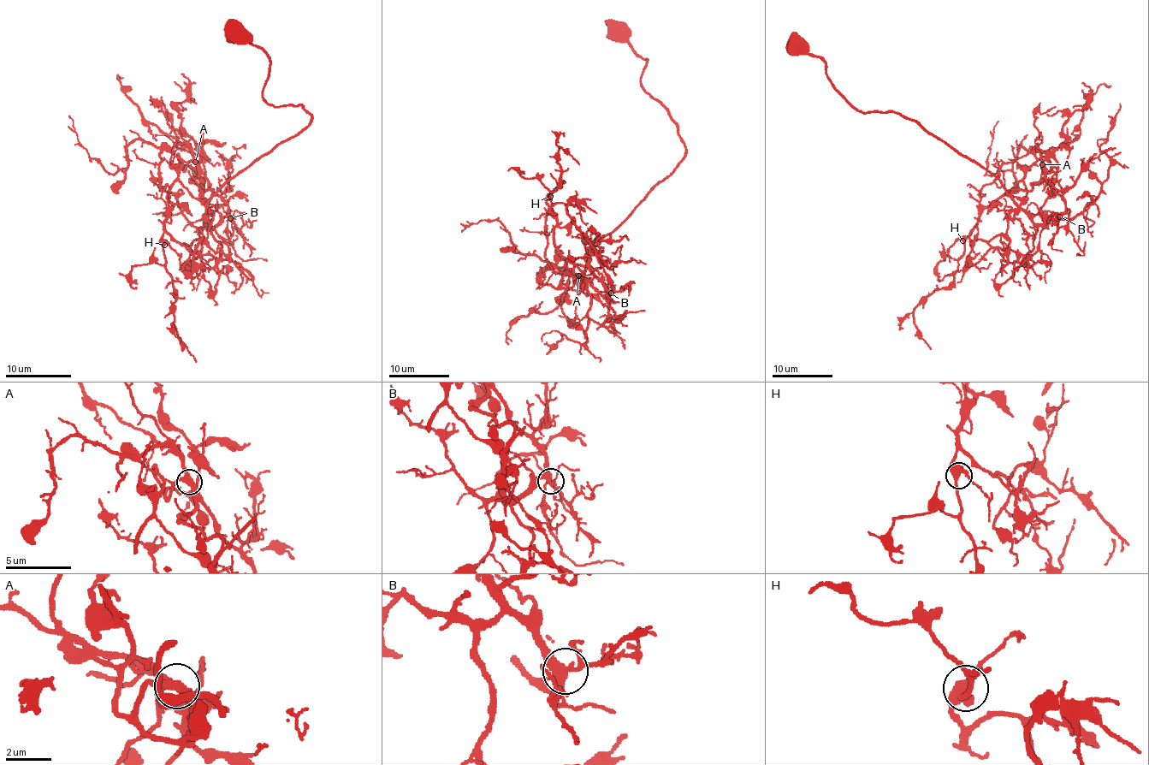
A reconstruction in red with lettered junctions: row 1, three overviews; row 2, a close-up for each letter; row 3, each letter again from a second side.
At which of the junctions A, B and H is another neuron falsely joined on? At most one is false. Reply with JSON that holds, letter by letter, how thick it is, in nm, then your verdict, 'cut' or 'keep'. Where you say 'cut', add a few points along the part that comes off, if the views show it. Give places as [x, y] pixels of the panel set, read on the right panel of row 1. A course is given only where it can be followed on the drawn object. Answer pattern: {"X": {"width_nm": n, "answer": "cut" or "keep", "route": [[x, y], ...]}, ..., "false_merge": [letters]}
{"A": {"width_nm": 360, "answer": "keep"}, "B": {"width_nm": 360, "answer": "keep"}, "H": {"width_nm": 440, "answer": "keep"}, "false_merge": []}

